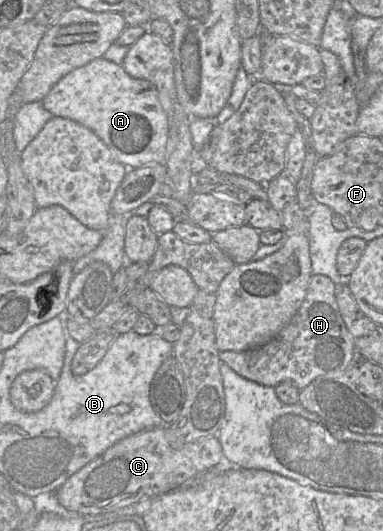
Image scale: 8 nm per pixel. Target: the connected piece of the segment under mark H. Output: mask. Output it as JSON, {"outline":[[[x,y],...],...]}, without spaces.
{"outline":[[[311,275],[307,294],[289,324],[267,344],[246,351],[221,351],[219,359],[240,376],[264,386],[291,382],[299,390],[316,378],[339,373],[356,359],[353,338],[340,314],[336,285],[325,275]]]}

